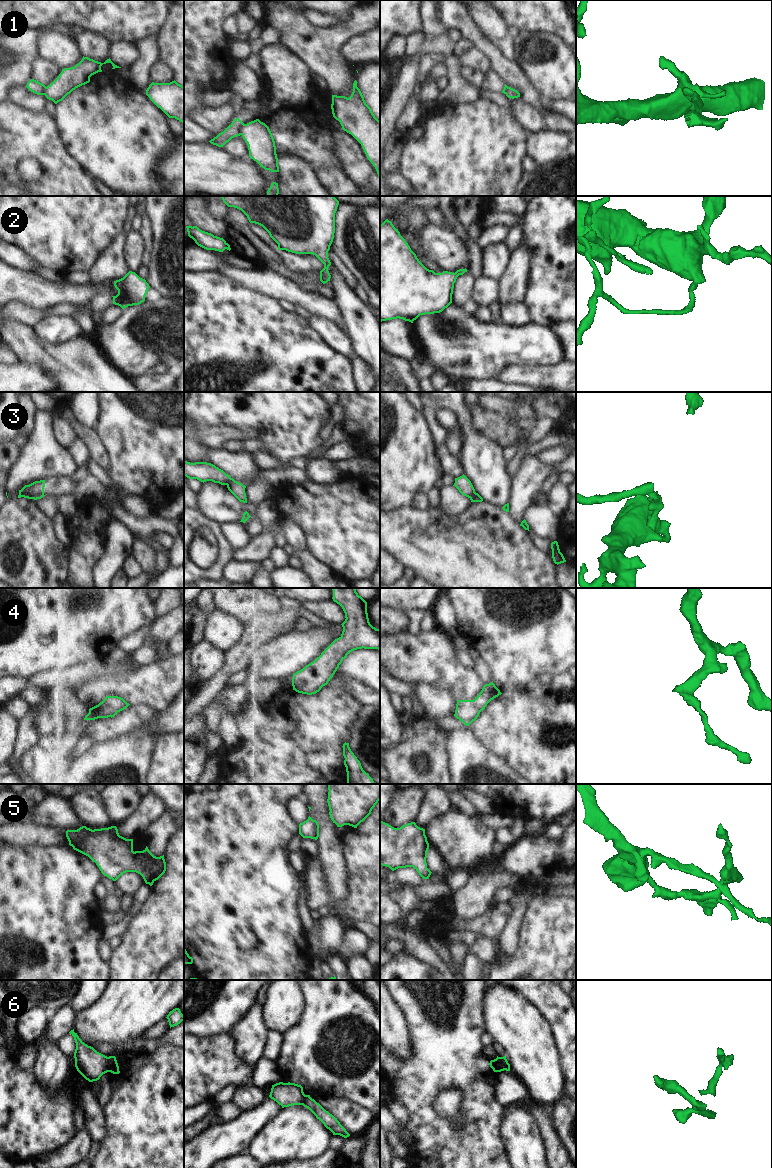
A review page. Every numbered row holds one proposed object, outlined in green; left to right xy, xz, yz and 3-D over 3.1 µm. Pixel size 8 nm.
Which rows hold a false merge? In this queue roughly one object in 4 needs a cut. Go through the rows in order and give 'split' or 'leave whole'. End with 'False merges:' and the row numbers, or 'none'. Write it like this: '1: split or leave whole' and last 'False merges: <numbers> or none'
1: split
2: leave whole
3: split
4: leave whole
5: leave whole
6: split
False merges: 1, 3, 6

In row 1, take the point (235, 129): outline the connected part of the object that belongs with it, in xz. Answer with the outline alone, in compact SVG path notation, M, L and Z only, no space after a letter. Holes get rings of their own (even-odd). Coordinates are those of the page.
M236 118L223 132L219 133L209 142L218 147L223 147L232 138L242 135L244 125L245 124L239 118Z

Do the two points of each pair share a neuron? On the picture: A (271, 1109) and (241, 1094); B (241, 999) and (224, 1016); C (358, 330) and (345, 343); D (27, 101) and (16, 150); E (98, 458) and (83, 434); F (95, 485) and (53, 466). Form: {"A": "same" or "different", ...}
{"A": "different", "B": "same", "C": "different", "D": "different", "E": "same", "F": "different"}

